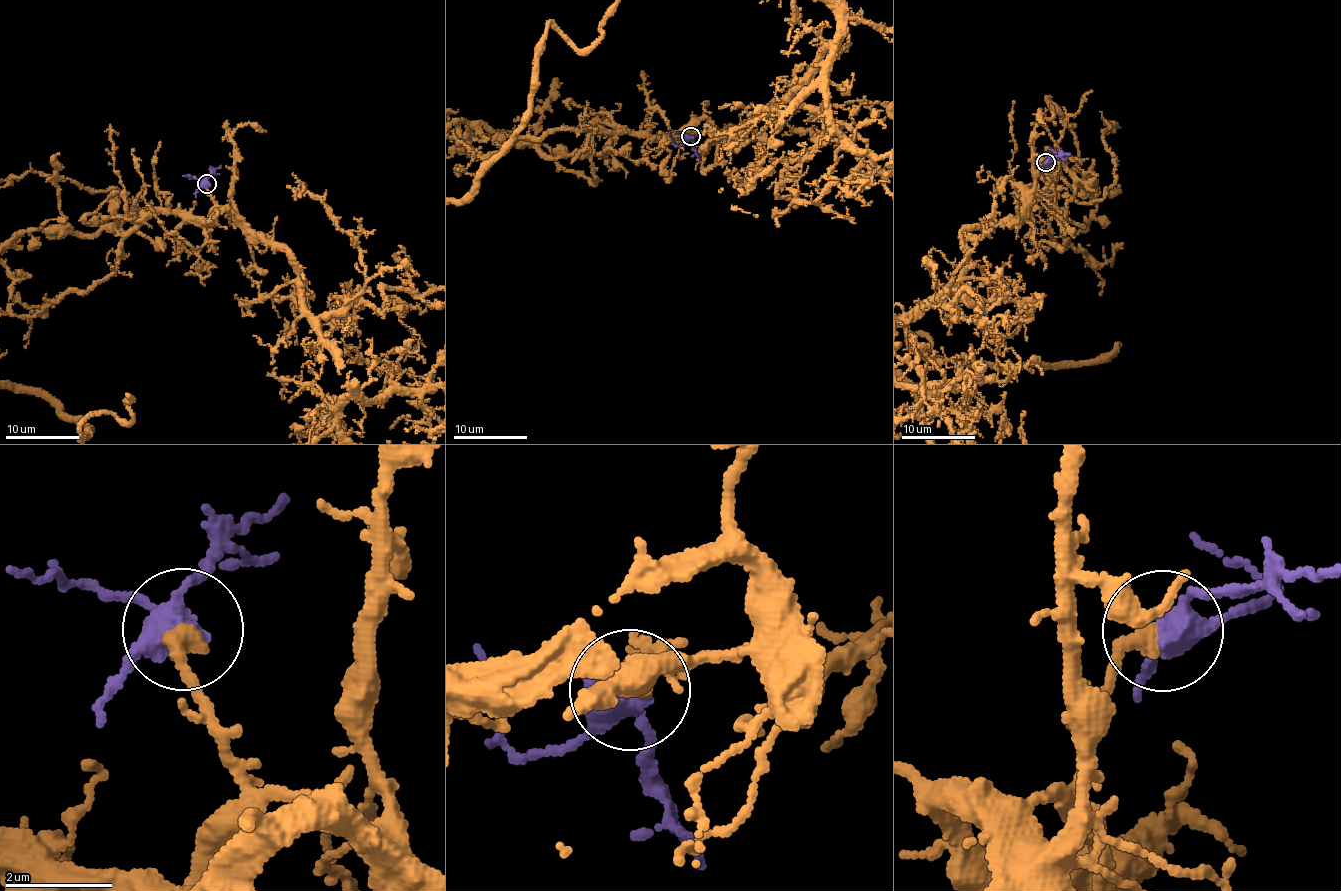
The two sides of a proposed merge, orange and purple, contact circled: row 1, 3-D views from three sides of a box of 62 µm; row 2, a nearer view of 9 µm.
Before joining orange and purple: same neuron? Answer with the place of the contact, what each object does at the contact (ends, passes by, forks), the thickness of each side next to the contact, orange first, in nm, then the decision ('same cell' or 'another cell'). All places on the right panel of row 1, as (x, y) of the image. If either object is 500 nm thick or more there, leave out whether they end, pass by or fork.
at (1045, 162); orange ends there; purple forks there; 340 nm thick on the orange side, 380 nm on the other; same cell

